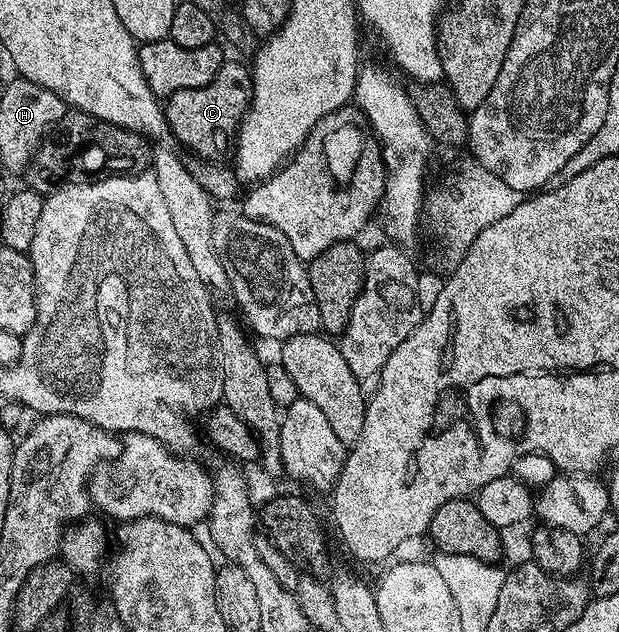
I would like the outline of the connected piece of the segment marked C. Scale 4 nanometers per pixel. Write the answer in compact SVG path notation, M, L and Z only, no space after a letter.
M229 59L224 63L206 86L198 86L194 90L178 90L167 97L164 104L168 132L176 135L196 158L204 162L219 161L224 158L220 156L227 152L229 155L244 115L252 105L252 74L249 65L236 60Z

